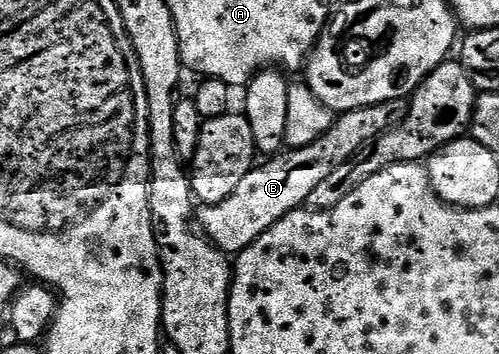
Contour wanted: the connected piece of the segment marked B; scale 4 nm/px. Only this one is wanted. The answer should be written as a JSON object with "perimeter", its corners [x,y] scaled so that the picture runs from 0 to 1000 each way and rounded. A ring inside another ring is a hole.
{"perimeter":[[[784,282],[772,294],[752,294],[719,305],[707,316],[675,325],[661,367],[645,379],[621,412],[587,418],[515,460],[505,483],[477,514],[469,548],[435,576],[413,576],[399,590],[397,641],[435,701],[451,718],[477,718],[493,706],[549,627],[581,605],[591,588],[615,579],[621,545],[677,469],[703,452],[731,412],[756,395],[768,373],[782,370],[810,342],[818,319],[818,282]]]}

